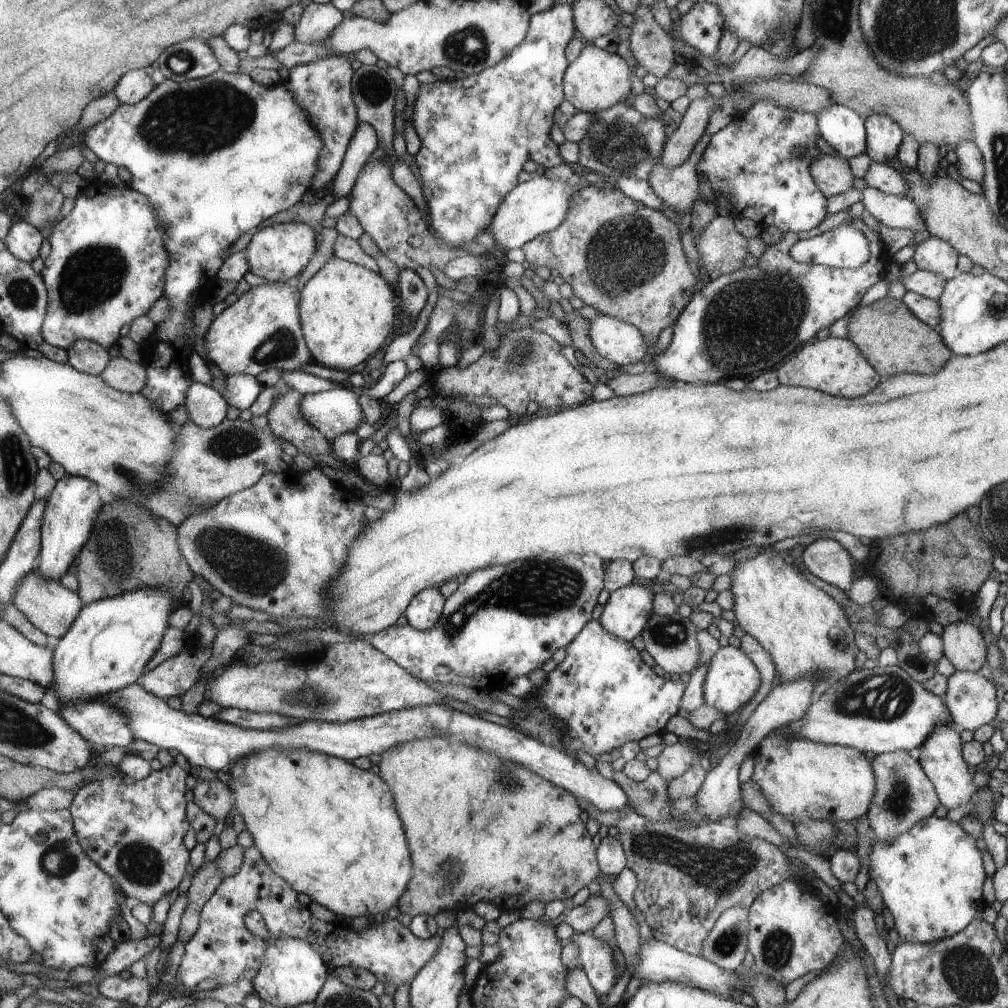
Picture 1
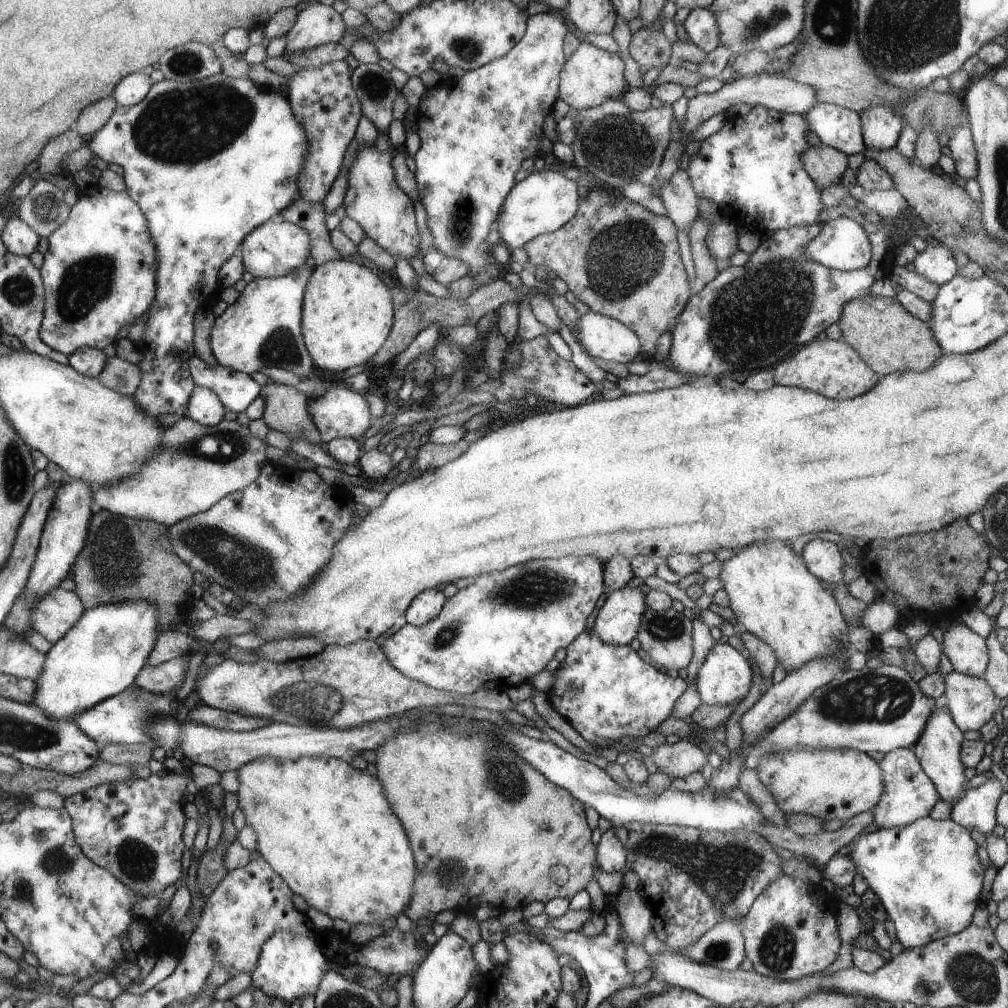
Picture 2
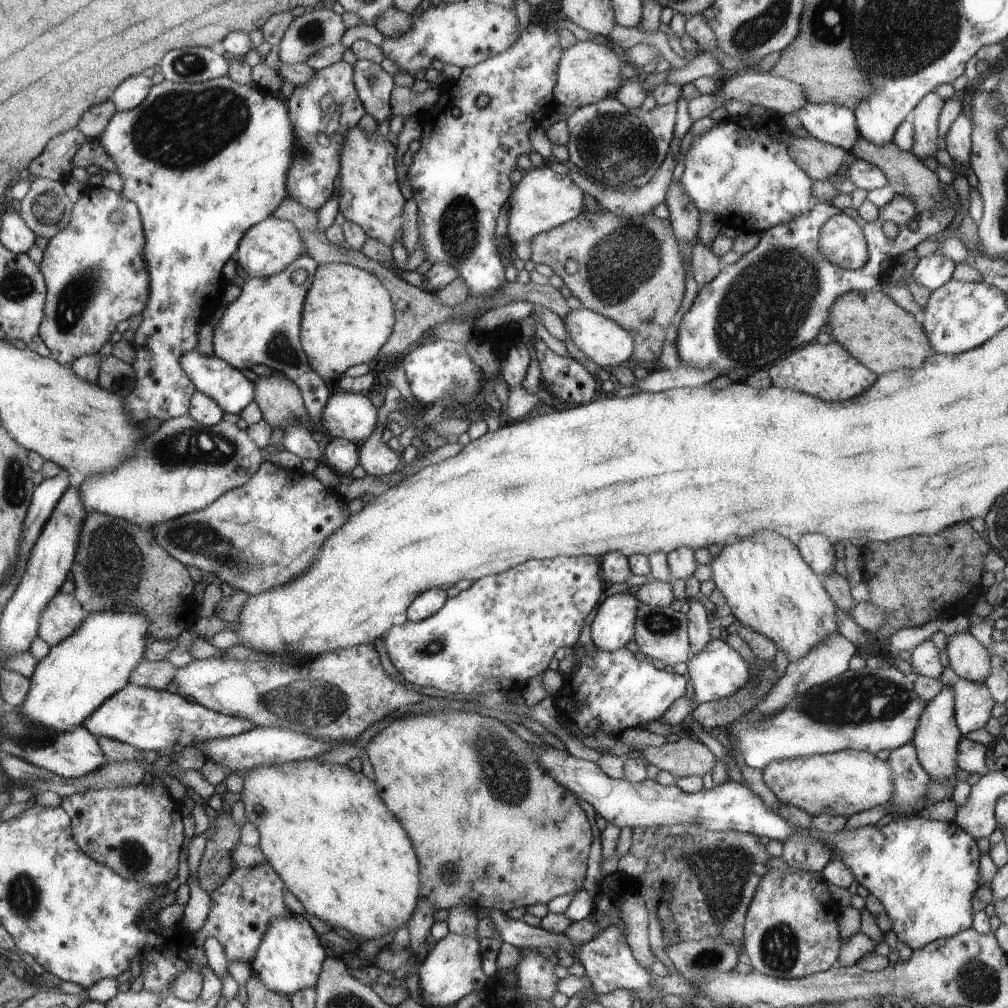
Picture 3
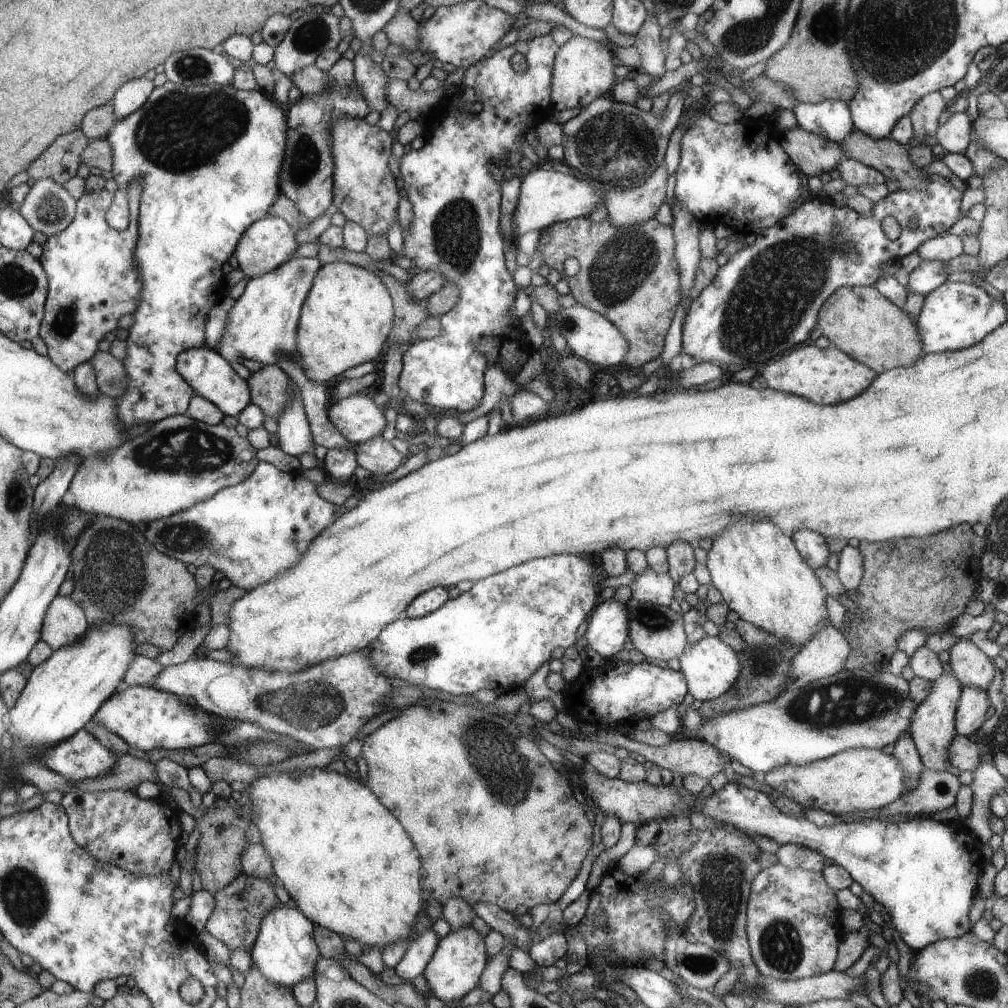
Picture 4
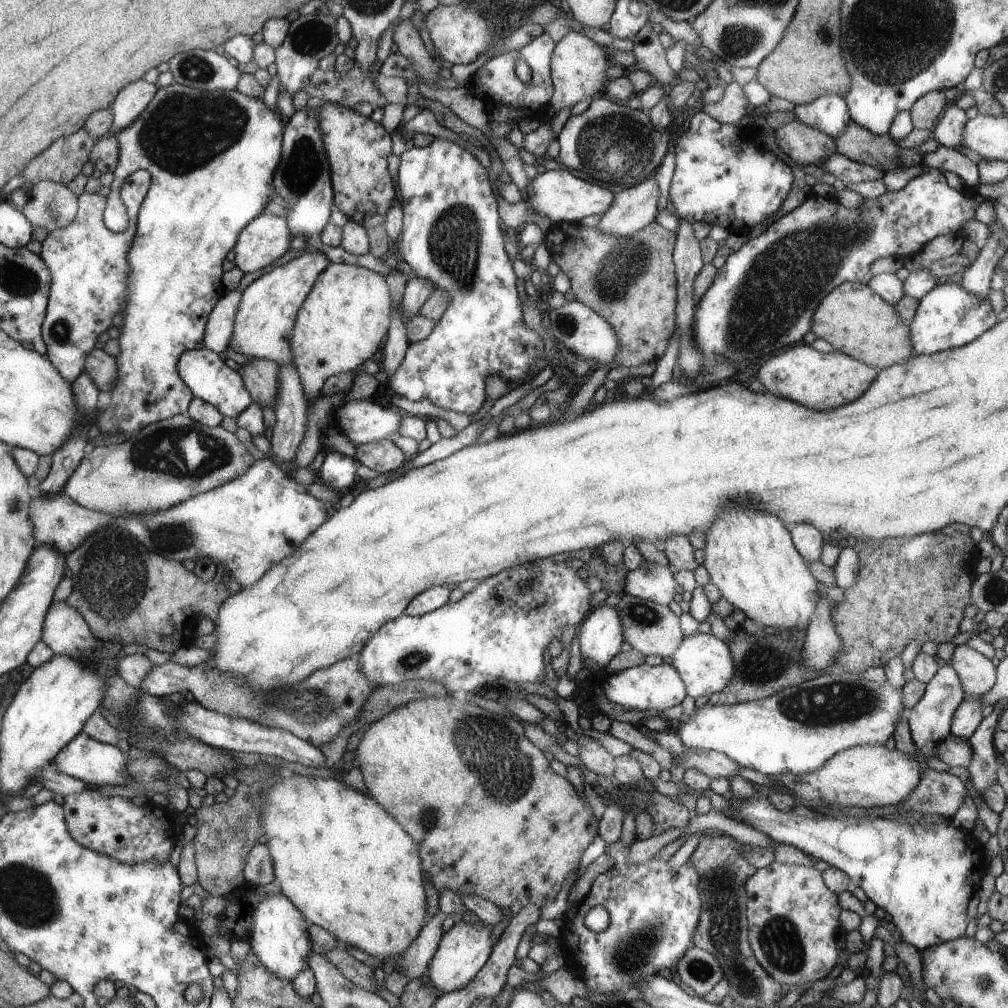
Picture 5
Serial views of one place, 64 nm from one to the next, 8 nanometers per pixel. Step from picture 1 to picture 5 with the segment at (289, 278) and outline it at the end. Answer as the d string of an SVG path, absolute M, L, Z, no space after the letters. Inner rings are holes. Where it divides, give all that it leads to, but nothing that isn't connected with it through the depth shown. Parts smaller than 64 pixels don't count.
M262 213L238 236L234 248L235 266L243 273L270 267L290 250L292 238L285 217Z

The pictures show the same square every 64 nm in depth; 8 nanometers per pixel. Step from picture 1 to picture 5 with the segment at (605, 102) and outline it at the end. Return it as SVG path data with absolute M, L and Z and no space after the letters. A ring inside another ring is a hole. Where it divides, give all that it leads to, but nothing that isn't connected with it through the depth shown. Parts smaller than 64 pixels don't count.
M570 31L564 36L553 52L553 83L554 94L552 106L557 112L564 108L571 108L584 98L595 99L600 94L600 88L606 79L605 73L610 66L606 48L580 32Z

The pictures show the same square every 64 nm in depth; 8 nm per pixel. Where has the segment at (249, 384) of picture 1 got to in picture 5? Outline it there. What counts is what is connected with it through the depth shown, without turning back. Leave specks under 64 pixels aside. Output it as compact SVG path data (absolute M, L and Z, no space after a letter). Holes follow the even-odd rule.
M206 348L186 351L178 360L178 372L181 379L193 392L193 398L200 398L212 404L222 416L237 418L253 402L239 372L226 365L225 359L218 353Z

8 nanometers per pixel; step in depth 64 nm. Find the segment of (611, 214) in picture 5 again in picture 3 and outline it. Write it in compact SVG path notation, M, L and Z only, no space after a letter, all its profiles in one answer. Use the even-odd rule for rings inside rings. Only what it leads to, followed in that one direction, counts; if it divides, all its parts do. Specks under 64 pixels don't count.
M668 150L666 158L658 167L656 174L648 181L648 184L638 187L638 190L618 192L612 187L603 187L599 190L591 181L579 174L570 172L570 177L578 187L594 197L604 208L614 212L616 216L624 216L626 219L634 219L640 214L650 214L652 208L664 202L664 196L672 183L672 174L676 163L673 153Z

